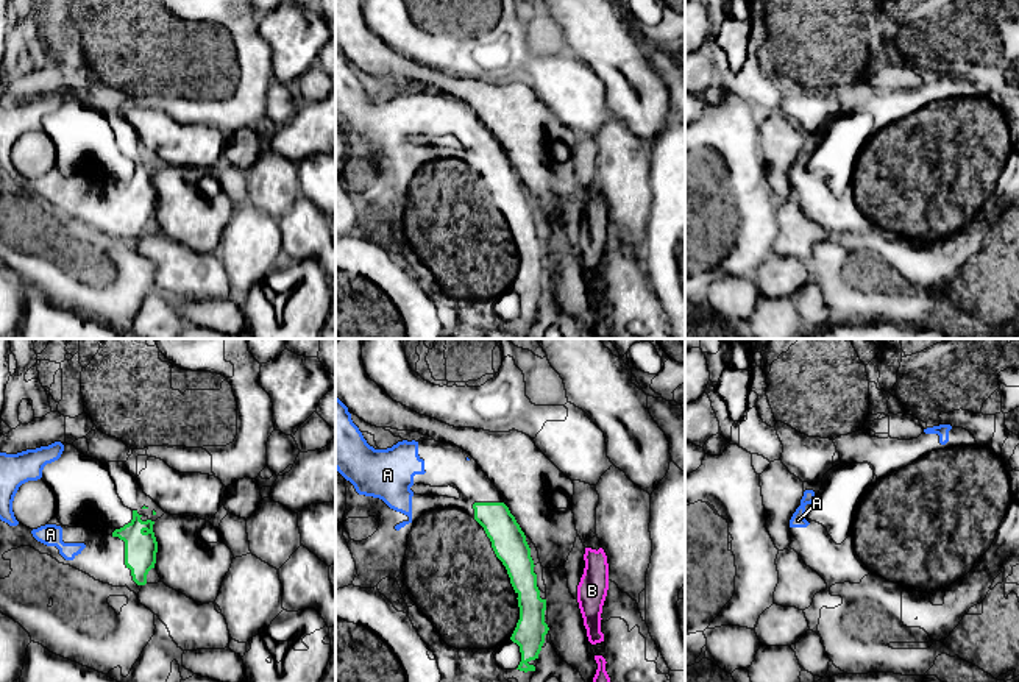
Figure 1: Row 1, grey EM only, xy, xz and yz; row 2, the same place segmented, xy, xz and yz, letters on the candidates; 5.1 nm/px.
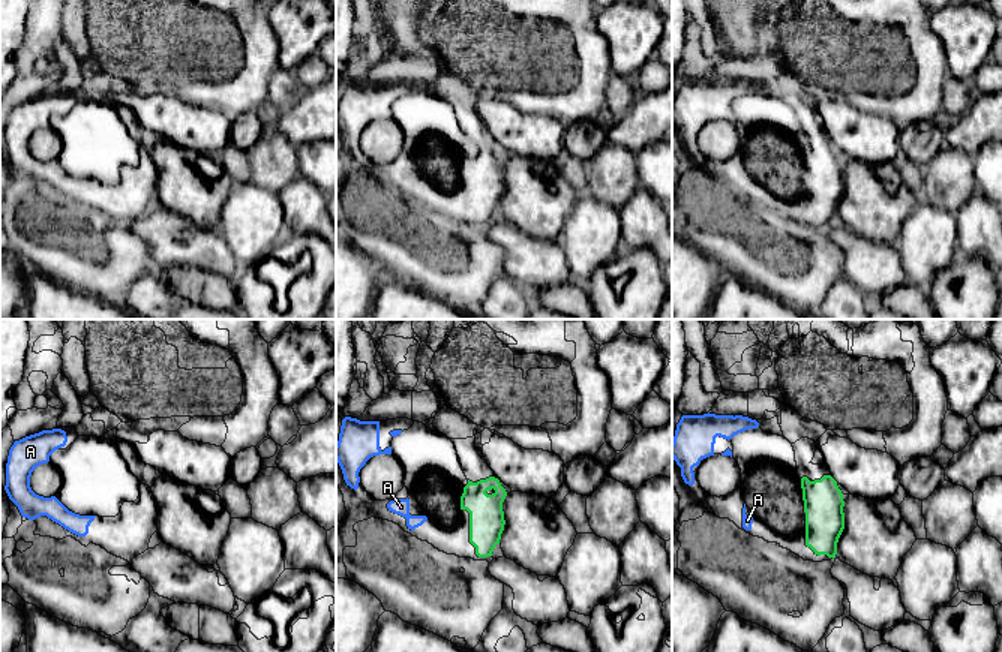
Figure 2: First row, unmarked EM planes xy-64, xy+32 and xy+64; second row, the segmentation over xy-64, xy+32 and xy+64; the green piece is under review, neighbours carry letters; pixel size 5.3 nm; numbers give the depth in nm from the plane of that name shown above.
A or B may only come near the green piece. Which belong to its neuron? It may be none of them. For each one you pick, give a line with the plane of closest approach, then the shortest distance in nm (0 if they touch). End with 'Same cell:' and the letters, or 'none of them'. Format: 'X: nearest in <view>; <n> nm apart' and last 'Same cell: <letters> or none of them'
A: nearest in xy; 150 nm apart
Same cell: A

